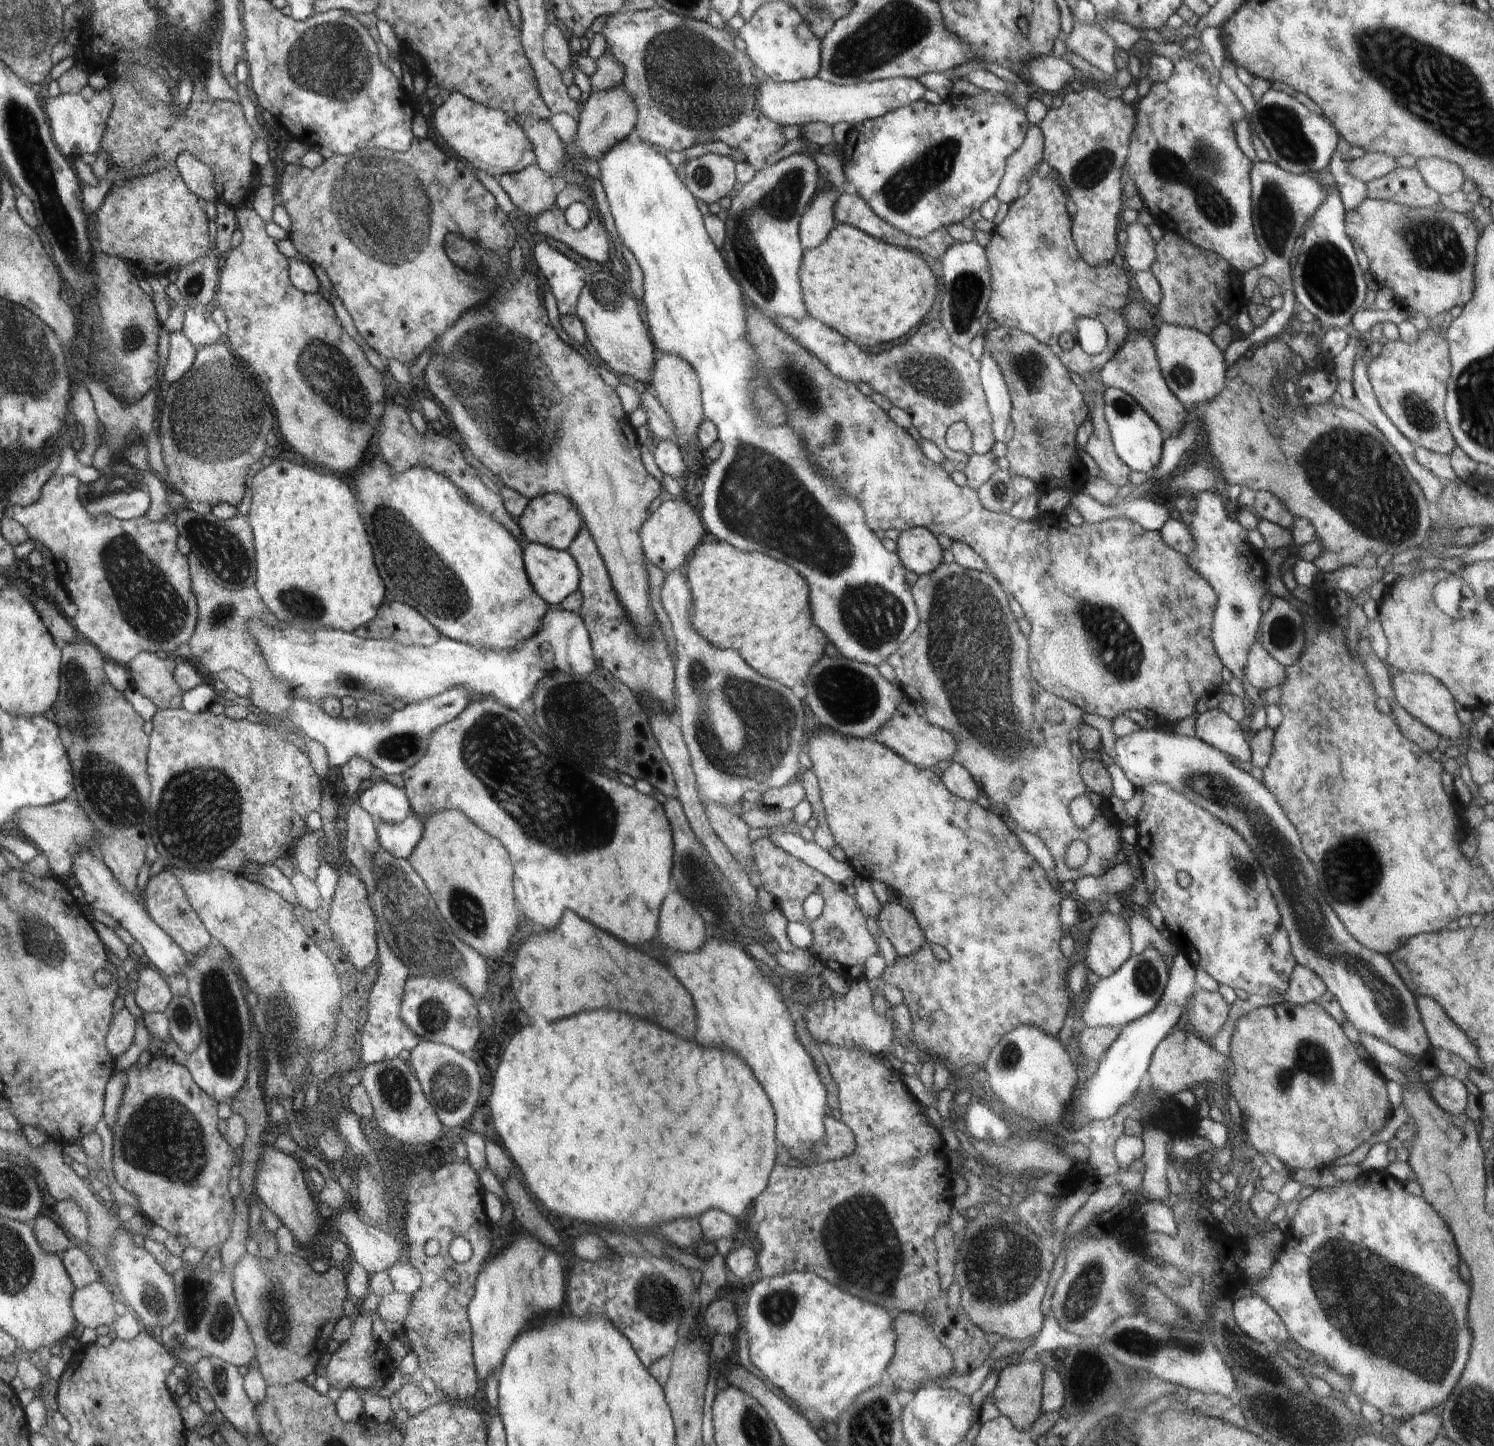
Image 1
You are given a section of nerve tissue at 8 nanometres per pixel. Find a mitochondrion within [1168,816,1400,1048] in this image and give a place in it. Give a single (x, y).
(1347, 881)

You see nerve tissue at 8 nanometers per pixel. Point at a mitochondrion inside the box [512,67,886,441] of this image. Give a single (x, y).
(780, 202)

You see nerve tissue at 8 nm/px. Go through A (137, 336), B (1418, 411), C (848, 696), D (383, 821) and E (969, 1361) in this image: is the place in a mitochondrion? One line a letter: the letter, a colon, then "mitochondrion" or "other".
A: mitochondrion
B: mitochondrion
C: mitochondrion
D: other
E: other

